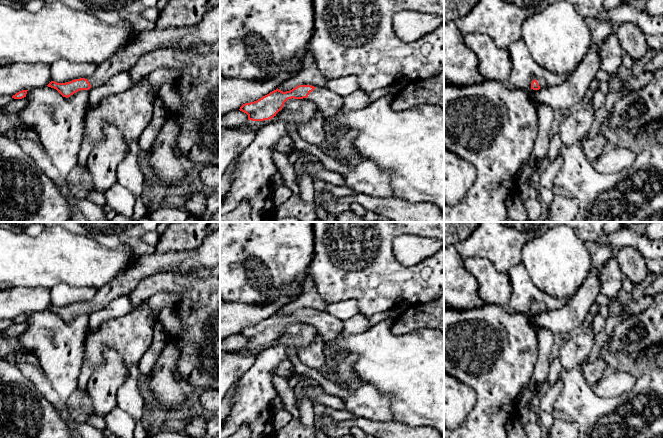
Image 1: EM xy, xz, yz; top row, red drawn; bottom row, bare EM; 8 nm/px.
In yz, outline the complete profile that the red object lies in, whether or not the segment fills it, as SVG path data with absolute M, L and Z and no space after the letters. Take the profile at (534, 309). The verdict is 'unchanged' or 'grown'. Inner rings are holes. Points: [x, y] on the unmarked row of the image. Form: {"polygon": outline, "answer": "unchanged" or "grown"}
{"polygon": "M537 302L532 305L531 307L531 313L533 314L539 314L547 311L548 308L546 307L544 302Z", "answer": "grown"}

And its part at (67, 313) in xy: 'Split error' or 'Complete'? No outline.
Split error

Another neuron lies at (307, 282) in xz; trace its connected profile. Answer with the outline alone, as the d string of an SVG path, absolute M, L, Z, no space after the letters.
M306 275L305 278L301 282L298 282L295 285L295 288L297 288L298 290L304 290L312 286L313 286L312 279L308 275Z

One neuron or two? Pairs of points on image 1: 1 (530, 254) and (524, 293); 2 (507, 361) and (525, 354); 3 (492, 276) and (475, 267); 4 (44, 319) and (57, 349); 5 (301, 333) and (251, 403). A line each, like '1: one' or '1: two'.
1: two
2: one
3: one
4: one
5: one

